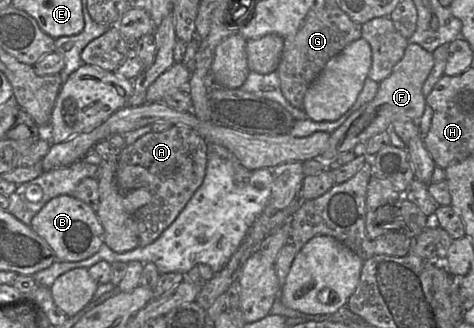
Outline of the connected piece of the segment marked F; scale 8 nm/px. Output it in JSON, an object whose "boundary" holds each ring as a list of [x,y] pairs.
{"boundary":[[[409,42],[402,59],[394,67],[392,73],[379,83],[374,99],[361,106],[331,133],[328,146],[322,154],[321,160],[331,162],[342,153],[353,151],[358,143],[366,143],[372,136],[388,131],[391,123],[395,120],[418,122],[426,106],[426,97],[422,93],[422,87],[433,66],[433,53],[417,43]]]}

